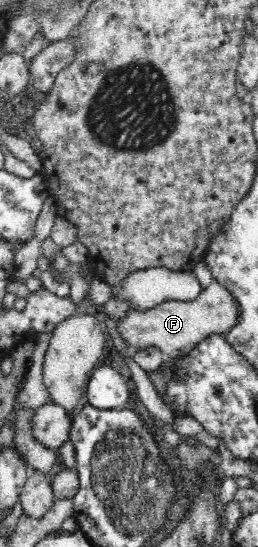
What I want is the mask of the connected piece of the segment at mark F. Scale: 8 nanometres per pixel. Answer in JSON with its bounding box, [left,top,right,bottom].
[115,280,239,360]

